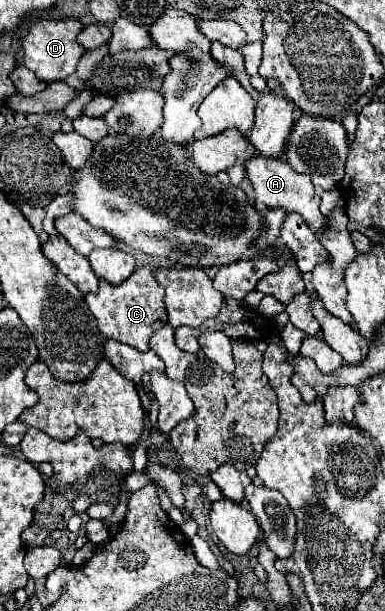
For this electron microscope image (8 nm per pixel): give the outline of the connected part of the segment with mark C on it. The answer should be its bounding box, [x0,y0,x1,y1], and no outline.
[85,269,167,351]

